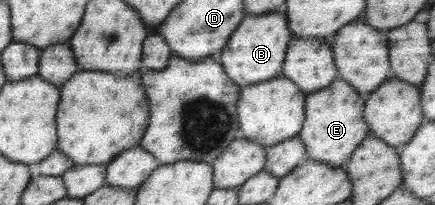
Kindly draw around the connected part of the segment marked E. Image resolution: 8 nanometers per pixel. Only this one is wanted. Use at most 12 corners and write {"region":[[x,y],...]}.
{"region":[[340,79],[307,94],[296,137],[339,168],[370,137],[365,99]]}

